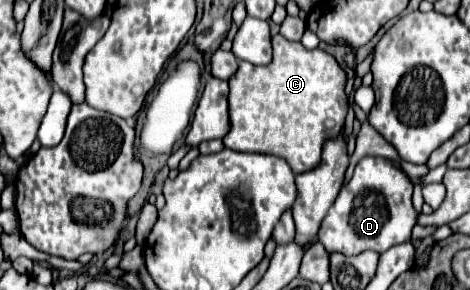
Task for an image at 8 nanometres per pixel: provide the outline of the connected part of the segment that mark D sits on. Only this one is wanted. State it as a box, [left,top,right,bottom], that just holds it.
[317,156,419,256]

